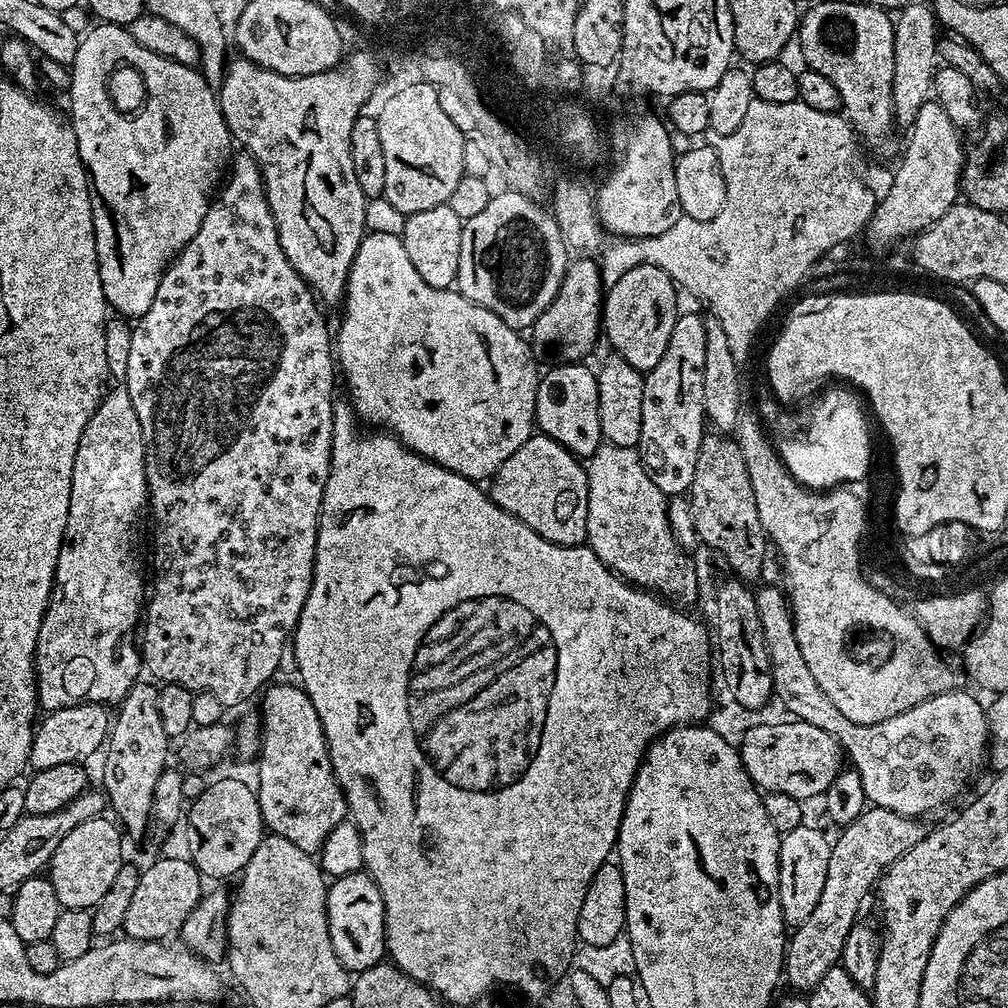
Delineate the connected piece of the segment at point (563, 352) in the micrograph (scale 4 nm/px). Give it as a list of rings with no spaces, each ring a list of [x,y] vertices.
[[[576,258],[564,271],[556,297],[532,323],[530,340],[533,345],[545,344],[553,348],[564,362],[580,362],[596,344],[602,332],[602,309],[606,285],[600,278],[600,266],[592,258]]]

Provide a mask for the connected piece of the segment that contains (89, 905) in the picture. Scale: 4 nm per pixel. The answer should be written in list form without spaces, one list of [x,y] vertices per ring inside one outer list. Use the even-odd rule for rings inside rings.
[[[97,818],[82,822],[82,826],[74,826],[74,830],[70,830],[66,838],[62,838],[58,850],[54,850],[50,865],[50,879],[54,894],[58,894],[61,909],[91,910],[100,901],[102,894],[110,890],[121,864],[126,860],[124,848],[120,845],[120,836],[122,837],[121,829],[111,819]]]

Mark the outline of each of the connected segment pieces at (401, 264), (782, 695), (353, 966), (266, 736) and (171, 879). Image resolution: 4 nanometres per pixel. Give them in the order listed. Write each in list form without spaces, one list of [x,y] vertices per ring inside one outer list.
[[[369,231],[364,235],[358,246],[358,254],[354,254],[354,262],[350,266],[342,301],[343,308],[344,317],[340,320],[340,329],[337,332],[335,329],[334,332],[334,356],[342,373],[343,387],[344,384],[348,387],[347,399],[351,403],[352,411],[365,425],[387,430],[397,437],[404,447],[417,452],[423,460],[433,460],[438,466],[477,482],[484,482],[492,477],[498,466],[502,466],[502,462],[506,462],[506,458],[510,458],[510,454],[514,454],[514,450],[518,450],[522,442],[534,435],[536,391],[540,385],[541,373],[536,372],[536,360],[532,357],[533,349],[529,341],[525,337],[524,341],[520,337],[523,335],[517,329],[506,326],[506,322],[502,322],[498,314],[470,302],[459,290],[430,286],[430,282],[424,281],[418,275],[418,270],[414,270],[414,262],[410,262],[410,254],[406,254],[404,241],[397,233],[395,236],[392,232]]]
[[[762,586],[755,589],[758,618],[762,618],[762,632],[766,638],[766,650],[770,658],[772,671],[772,690],[775,699],[780,699],[787,715],[794,720],[810,722],[810,726],[818,726],[818,730],[826,730],[840,743],[843,755],[850,759],[851,767],[862,778],[864,793],[868,804],[877,808],[894,810],[903,816],[924,818],[927,812],[943,806],[947,800],[956,800],[964,792],[972,771],[986,760],[988,750],[988,713],[985,705],[979,704],[968,692],[951,690],[938,693],[928,700],[918,702],[905,712],[894,714],[882,722],[859,724],[857,720],[846,718],[838,706],[834,706],[832,697],[818,686],[818,678],[806,666],[806,654],[802,654],[802,646],[798,646],[796,624],[792,621],[790,602],[783,591],[776,586]]]
[[[359,870],[348,876],[337,876],[328,884],[328,929],[334,954],[338,954],[338,962],[342,962],[342,966],[348,973],[365,972],[370,970],[370,966],[379,964],[385,959],[384,899],[371,876]]]
[[[295,683],[275,684],[265,687],[262,692],[264,716],[262,715],[262,735],[258,753],[260,785],[255,785],[254,788],[256,800],[260,803],[264,827],[271,835],[290,838],[294,846],[316,854],[326,842],[327,835],[346,819],[344,792],[332,772],[328,743],[324,737],[322,722],[318,718],[318,710],[314,710],[314,702],[310,702],[303,687]]]
[[[164,856],[141,871],[134,899],[126,909],[122,932],[127,939],[167,941],[172,938],[168,936],[175,937],[179,933],[186,918],[190,918],[190,910],[198,906],[202,895],[202,877],[191,859],[181,856]]]

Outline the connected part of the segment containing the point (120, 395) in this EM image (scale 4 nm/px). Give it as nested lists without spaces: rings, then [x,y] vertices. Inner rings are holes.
[[[109,387],[96,413],[86,422],[82,438],[78,438],[78,454],[74,454],[74,474],[70,482],[70,510],[66,514],[66,530],[56,563],[56,583],[38,630],[36,702],[45,713],[87,700],[119,705],[141,679],[142,661],[134,633],[146,604],[146,564],[140,561],[140,523],[143,520],[145,523],[147,508],[142,422],[138,422],[127,388]]]

